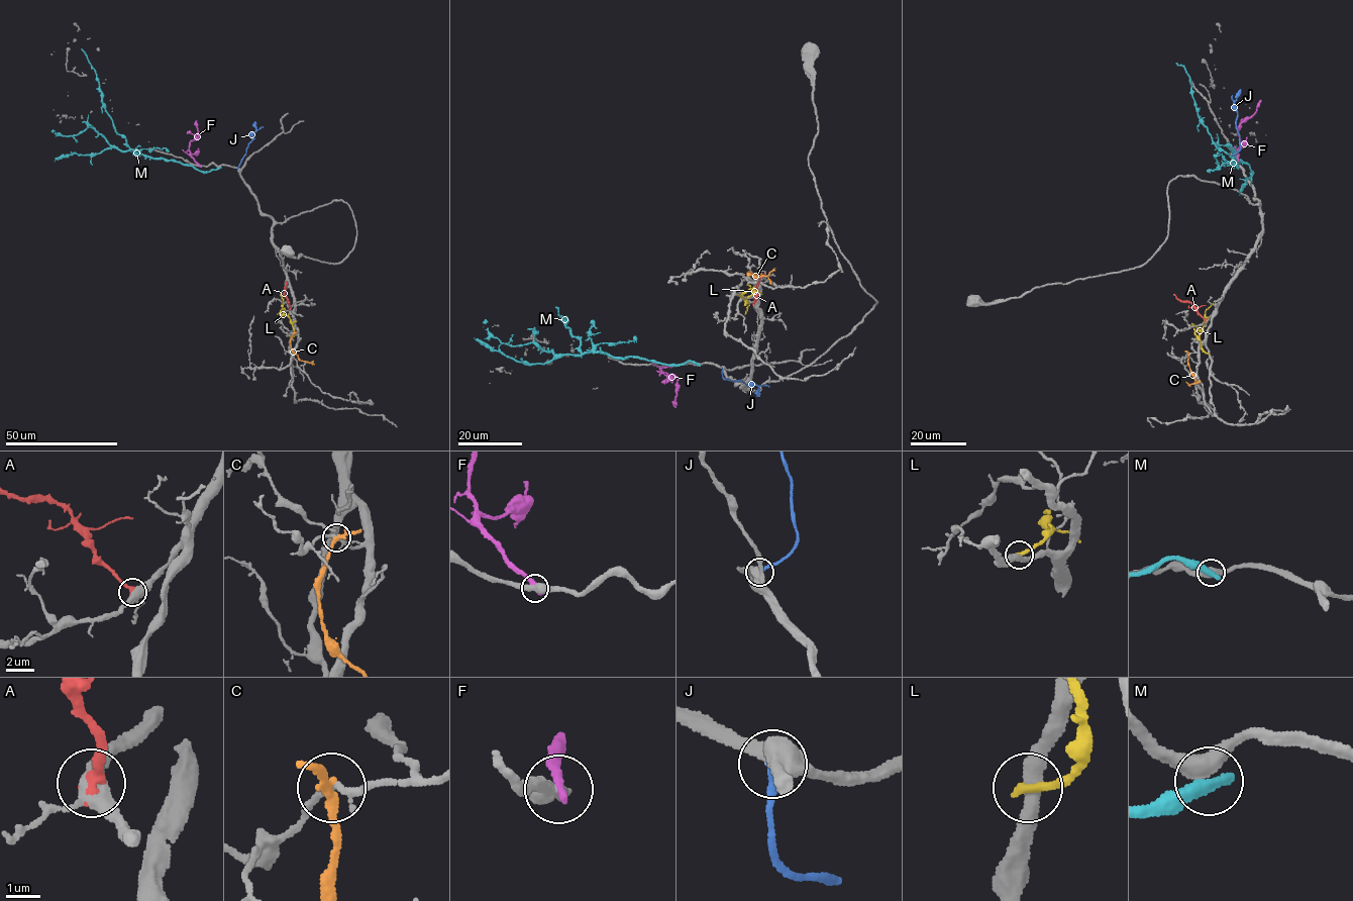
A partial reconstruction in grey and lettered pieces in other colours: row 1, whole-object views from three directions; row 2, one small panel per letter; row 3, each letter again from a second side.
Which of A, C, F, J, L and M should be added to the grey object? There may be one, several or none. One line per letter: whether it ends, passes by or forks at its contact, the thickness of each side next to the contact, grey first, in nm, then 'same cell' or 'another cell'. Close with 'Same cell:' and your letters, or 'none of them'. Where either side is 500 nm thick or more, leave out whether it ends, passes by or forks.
A: it ends there; 400 nm thick on the grey side, 340 nm on the other; same cell
C: it passes by; 180 nm thick on the grey side, 260 nm on the other; another cell
F: it ends there; 420 nm thick on the grey side, 340 nm on the other; another cell
J: it ends there; 480 nm thick on the grey side, 240 nm on the other; another cell
L: it ends there; 400 nm thick on the grey side, 280 nm on the other; another cell
M: it ends there; 440 nm thick on the grey side, 480 nm on the other; another cell
Same cell: A

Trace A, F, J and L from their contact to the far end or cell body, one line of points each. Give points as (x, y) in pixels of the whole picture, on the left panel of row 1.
A: (289, 309), (284, 292), (286, 281)
F: (199, 166), (189, 149), (190, 142), (199, 136), (196, 120)
J: (237, 169), (255, 130), (255, 121)
L: (291, 336), (294, 333), (292, 322), (280, 313), (283, 300), (280, 294)

